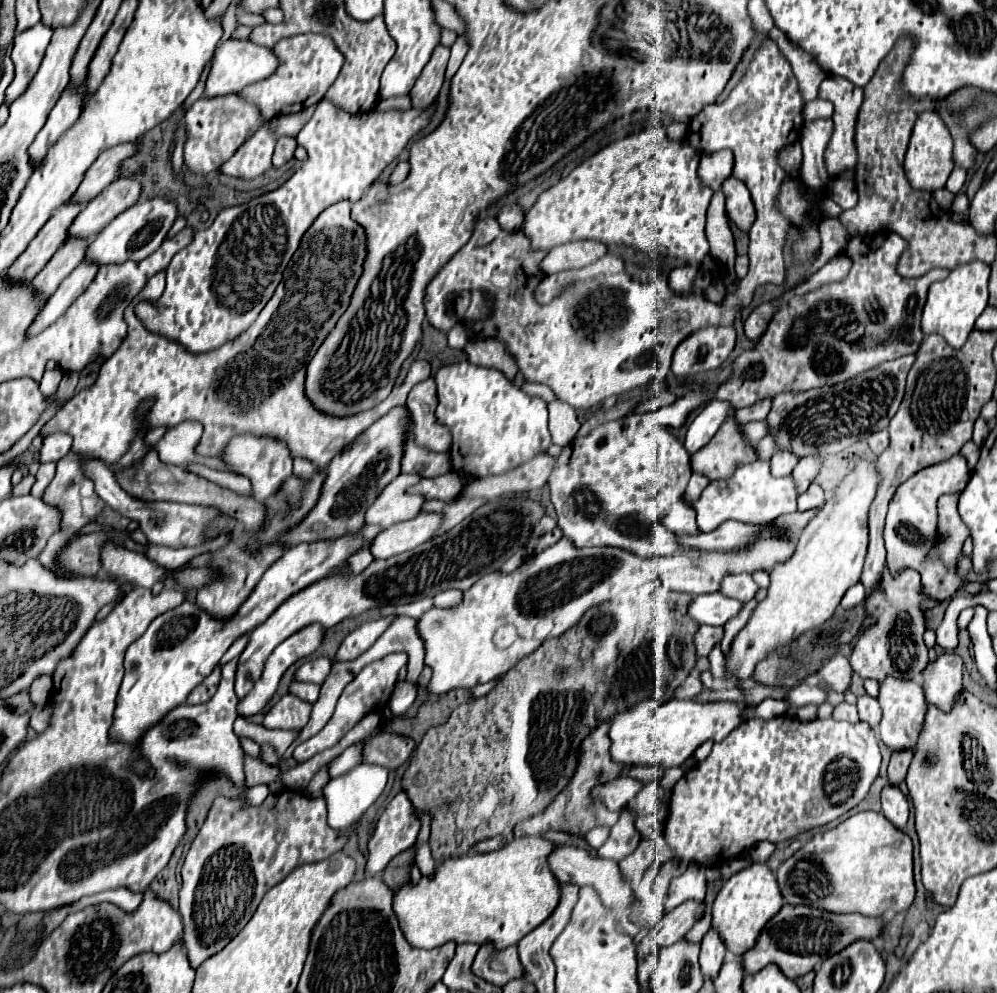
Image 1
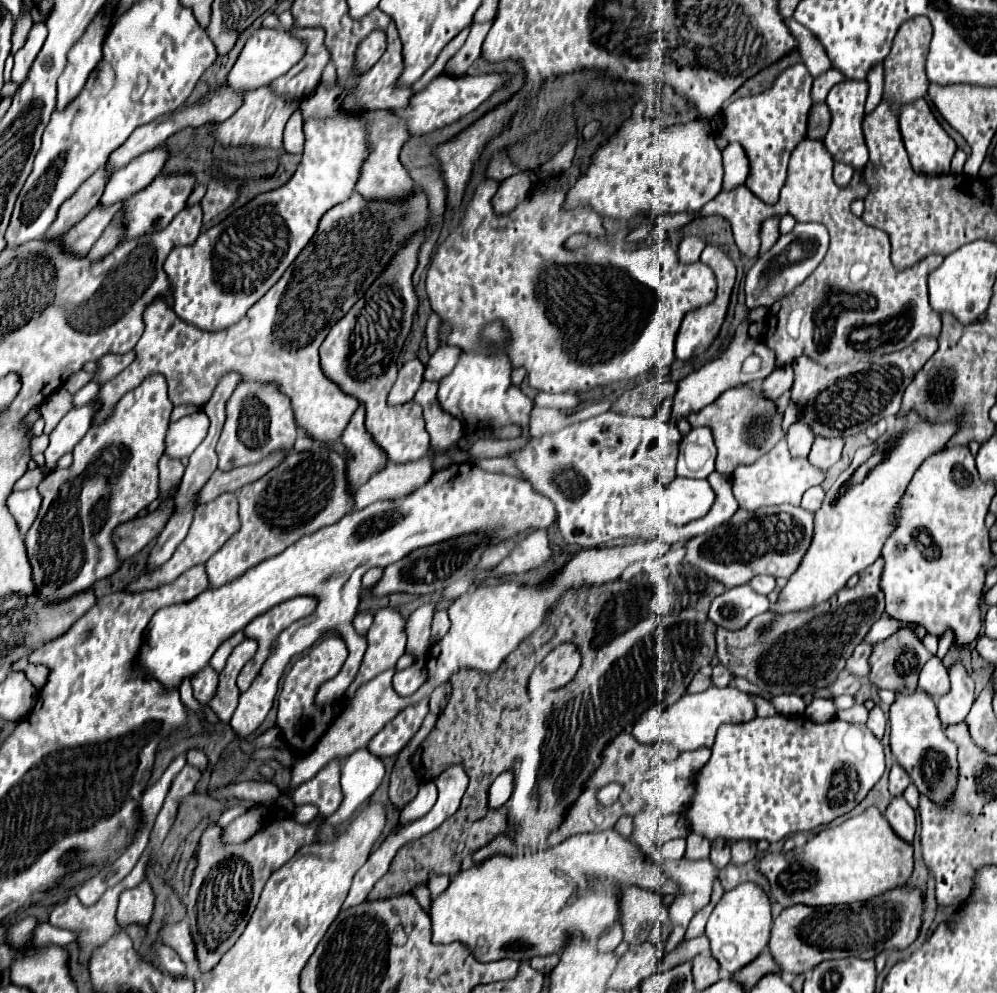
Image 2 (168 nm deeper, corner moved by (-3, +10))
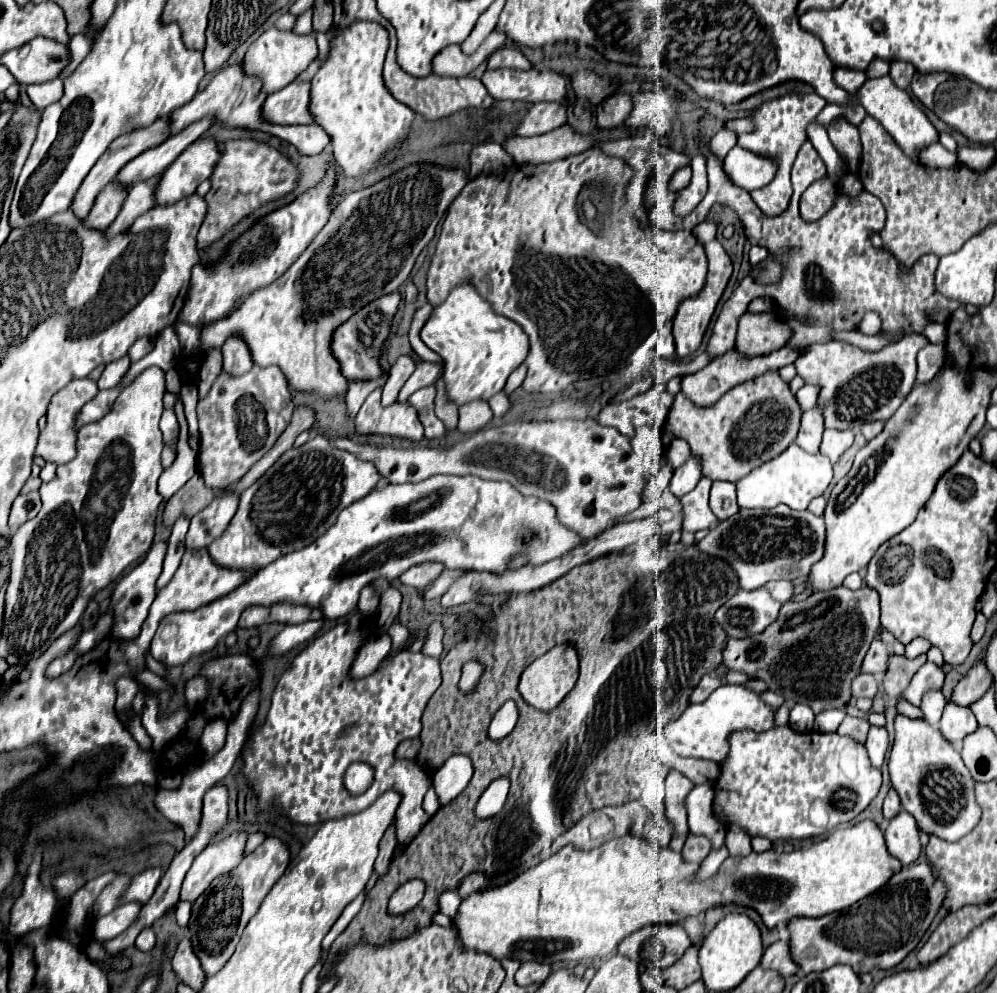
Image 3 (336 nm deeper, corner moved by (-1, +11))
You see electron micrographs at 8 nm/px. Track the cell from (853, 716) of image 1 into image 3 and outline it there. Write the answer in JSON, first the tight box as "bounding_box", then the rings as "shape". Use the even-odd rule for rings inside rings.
{"bounding_box":[839,716,869,742],"shape":[[[845,716],[845,720],[839,726],[839,734],[849,734],[853,736],[857,742],[865,742],[867,738],[867,730],[869,730],[869,722],[865,718],[855,718],[855,716]]]}

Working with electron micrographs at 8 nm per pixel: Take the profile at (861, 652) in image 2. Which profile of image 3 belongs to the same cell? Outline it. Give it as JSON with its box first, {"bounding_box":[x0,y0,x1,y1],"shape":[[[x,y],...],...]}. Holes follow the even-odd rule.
{"bounding_box":[861,640,889,676],"shape":[[[873,640],[871,648],[867,650],[867,656],[863,658],[861,672],[881,676],[885,672],[885,668],[887,668],[887,656],[889,656],[889,648],[881,640]]]}

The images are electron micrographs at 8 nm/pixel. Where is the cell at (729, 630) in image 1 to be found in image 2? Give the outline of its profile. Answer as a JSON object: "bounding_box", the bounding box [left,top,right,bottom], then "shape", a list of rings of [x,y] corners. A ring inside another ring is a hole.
{"bounding_box":[753,697,777,717],"shape":[[[753,697],[753,701],[755,701],[755,705],[757,705],[757,715],[759,717],[773,717],[773,715],[777,715],[777,711],[775,711],[775,707],[769,703],[769,701],[765,701],[765,699],[761,699],[761,697]]]}

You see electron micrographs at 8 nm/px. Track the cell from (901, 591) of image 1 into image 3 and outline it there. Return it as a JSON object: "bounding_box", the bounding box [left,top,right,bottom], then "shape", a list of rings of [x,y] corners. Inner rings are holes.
{"bounding_box":[883,654,927,698],"shape":[[[891,654],[889,660],[887,660],[887,672],[883,676],[883,688],[885,688],[887,696],[891,696],[891,698],[901,696],[907,690],[907,686],[911,682],[911,678],[915,676],[915,672],[925,662],[927,662],[925,654],[921,654],[913,660],[909,660],[905,656],[899,656],[899,654]]]}

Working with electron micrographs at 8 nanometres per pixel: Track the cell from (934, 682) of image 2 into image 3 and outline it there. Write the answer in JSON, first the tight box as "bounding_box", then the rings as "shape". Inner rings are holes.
{"bounding_box":[921,688,945,726],"shape":[[[933,688],[923,694],[921,710],[923,710],[923,716],[929,720],[929,724],[933,724],[933,726],[939,724],[943,708],[945,708],[945,696],[943,696],[941,688]]]}

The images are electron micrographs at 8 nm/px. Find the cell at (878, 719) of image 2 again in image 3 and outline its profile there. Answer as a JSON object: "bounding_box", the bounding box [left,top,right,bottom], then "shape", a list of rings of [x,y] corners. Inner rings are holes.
{"bounding_box":[867,726,887,768],"shape":[[[871,726],[869,728],[869,734],[867,734],[867,752],[871,756],[871,764],[881,768],[883,764],[883,758],[885,758],[885,750],[887,750],[887,730],[883,726]]]}

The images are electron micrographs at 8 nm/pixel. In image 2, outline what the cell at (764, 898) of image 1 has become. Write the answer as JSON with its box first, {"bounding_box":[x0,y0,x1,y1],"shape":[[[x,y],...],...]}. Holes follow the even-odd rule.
{"bounding_box":[705,883,771,975],"shape":[[[741,883],[733,891],[725,893],[713,909],[705,931],[711,945],[711,955],[717,959],[721,971],[725,971],[727,975],[735,975],[739,969],[757,959],[757,955],[769,943],[771,923],[771,901],[761,891],[761,887],[753,883]]]}

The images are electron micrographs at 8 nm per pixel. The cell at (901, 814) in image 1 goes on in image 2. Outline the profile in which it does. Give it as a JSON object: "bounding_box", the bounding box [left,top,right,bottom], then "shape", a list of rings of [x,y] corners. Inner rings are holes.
{"bounding_box":[885,797,915,843],"shape":[[[895,797],[885,813],[891,829],[901,837],[903,841],[911,843],[915,835],[915,811],[909,807],[909,803],[903,797]]]}

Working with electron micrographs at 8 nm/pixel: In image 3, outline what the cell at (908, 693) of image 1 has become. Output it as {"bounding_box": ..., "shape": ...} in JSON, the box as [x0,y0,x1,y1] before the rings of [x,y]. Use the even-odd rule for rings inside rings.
{"bounding_box":[889,714,981,842],"shape":[[[903,714],[895,716],[895,740],[889,756],[889,774],[901,804],[915,816],[917,826],[923,832],[935,834],[947,842],[957,842],[979,822],[981,808],[975,802],[973,778],[963,764],[961,754],[925,718],[913,720]]]}

